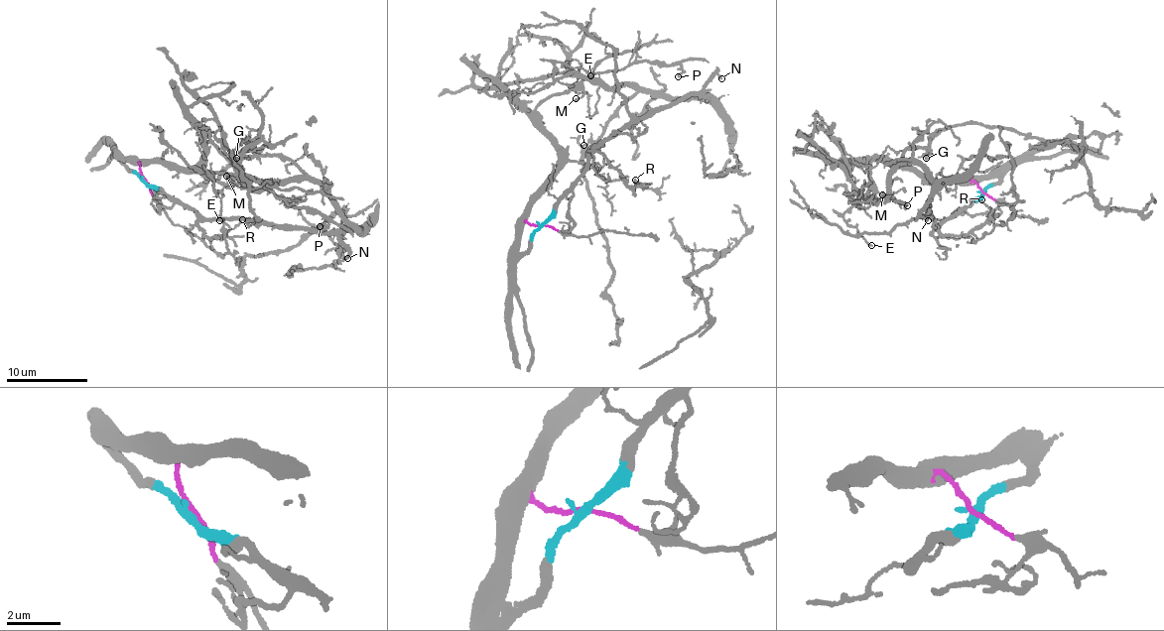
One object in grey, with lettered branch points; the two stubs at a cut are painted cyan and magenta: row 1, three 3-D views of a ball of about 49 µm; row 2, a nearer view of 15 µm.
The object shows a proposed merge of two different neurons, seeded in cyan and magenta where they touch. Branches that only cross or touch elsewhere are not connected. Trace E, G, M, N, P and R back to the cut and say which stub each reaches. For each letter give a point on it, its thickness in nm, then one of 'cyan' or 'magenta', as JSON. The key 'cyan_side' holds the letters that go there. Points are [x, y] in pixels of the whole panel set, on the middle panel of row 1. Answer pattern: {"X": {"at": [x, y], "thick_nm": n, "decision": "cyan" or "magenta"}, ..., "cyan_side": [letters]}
{"E": {"at": [590, 75], "thick_nm": 170, "decision": "cyan"}, "G": {"at": [583, 145], "thick_nm": 110, "decision": "cyan"}, "M": {"at": [576, 98], "thick_nm": 130, "decision": "magenta"}, "N": {"at": [721, 78], "thick_nm": 130, "decision": "cyan"}, "P": {"at": [678, 76], "thick_nm": 140, "decision": "magenta"}, "R": {"at": [635, 180], "thick_nm": 130, "decision": "cyan"}, "cyan_side": ["E", "G", "N", "R"]}

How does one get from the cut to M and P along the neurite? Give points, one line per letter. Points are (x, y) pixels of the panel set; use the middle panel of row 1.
M: (541, 223), (527, 220), (529, 195), (554, 171), (559, 146), (536, 108), (583, 91), (575, 99)
P: (541, 223), (527, 220), (529, 195), (554, 171), (559, 146), (537, 106), (641, 61), (677, 64), (678, 77)

